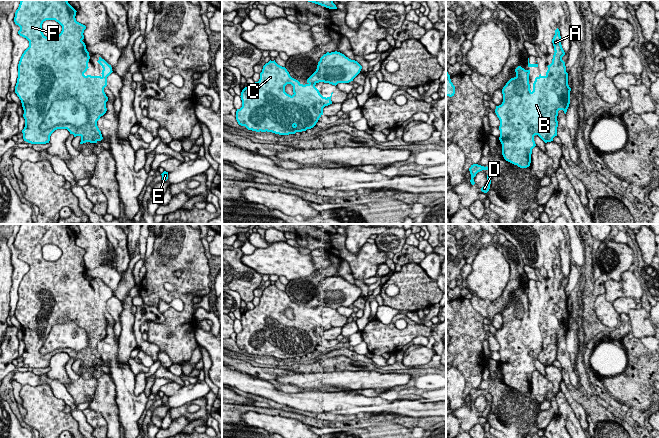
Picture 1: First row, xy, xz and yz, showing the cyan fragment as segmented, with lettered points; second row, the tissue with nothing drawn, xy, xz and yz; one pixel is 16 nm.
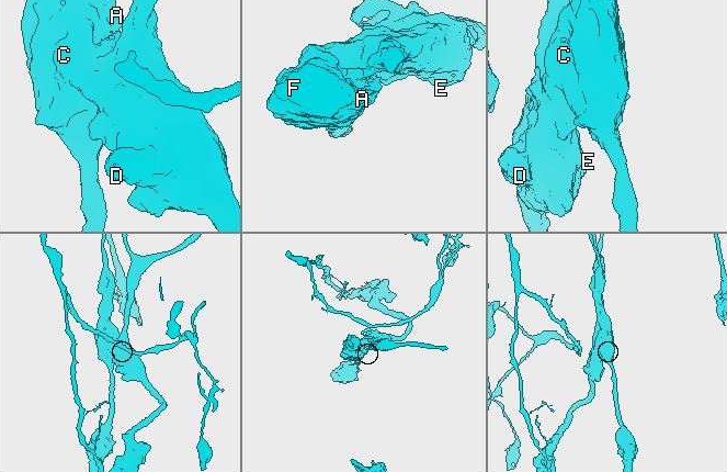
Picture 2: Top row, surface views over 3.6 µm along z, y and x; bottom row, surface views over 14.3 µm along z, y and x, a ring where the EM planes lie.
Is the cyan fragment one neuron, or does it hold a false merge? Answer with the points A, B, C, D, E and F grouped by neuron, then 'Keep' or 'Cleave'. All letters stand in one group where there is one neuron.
Groups: A C F / B D E. Cleave

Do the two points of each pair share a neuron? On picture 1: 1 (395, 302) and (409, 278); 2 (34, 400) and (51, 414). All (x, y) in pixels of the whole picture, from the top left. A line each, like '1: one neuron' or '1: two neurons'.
1: one neuron
2: one neuron

